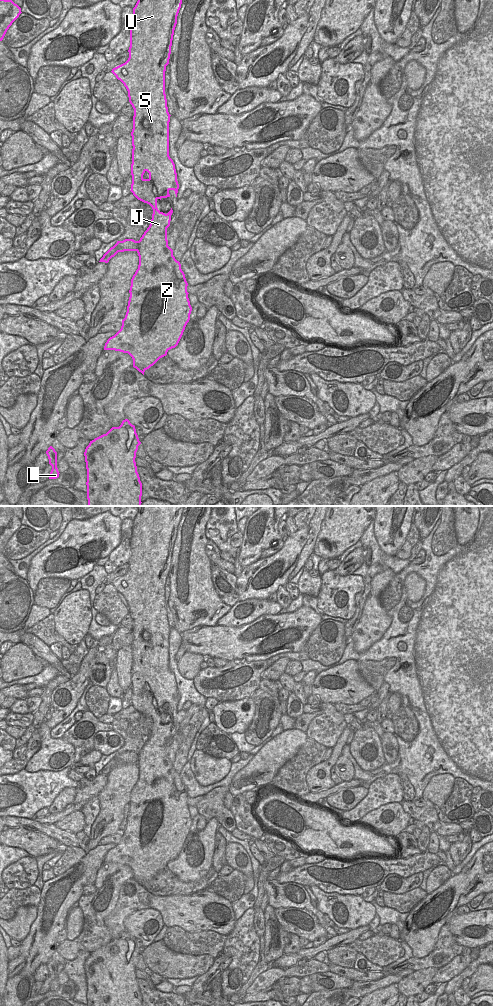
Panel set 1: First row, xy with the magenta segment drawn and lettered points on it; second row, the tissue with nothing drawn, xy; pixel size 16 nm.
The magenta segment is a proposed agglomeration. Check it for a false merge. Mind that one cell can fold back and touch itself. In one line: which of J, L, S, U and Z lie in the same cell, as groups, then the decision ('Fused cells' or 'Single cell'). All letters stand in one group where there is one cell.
Groups: J S U Z / L. Fused cells.

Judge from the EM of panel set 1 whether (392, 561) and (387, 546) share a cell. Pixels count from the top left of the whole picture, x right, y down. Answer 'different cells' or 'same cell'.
different cells

